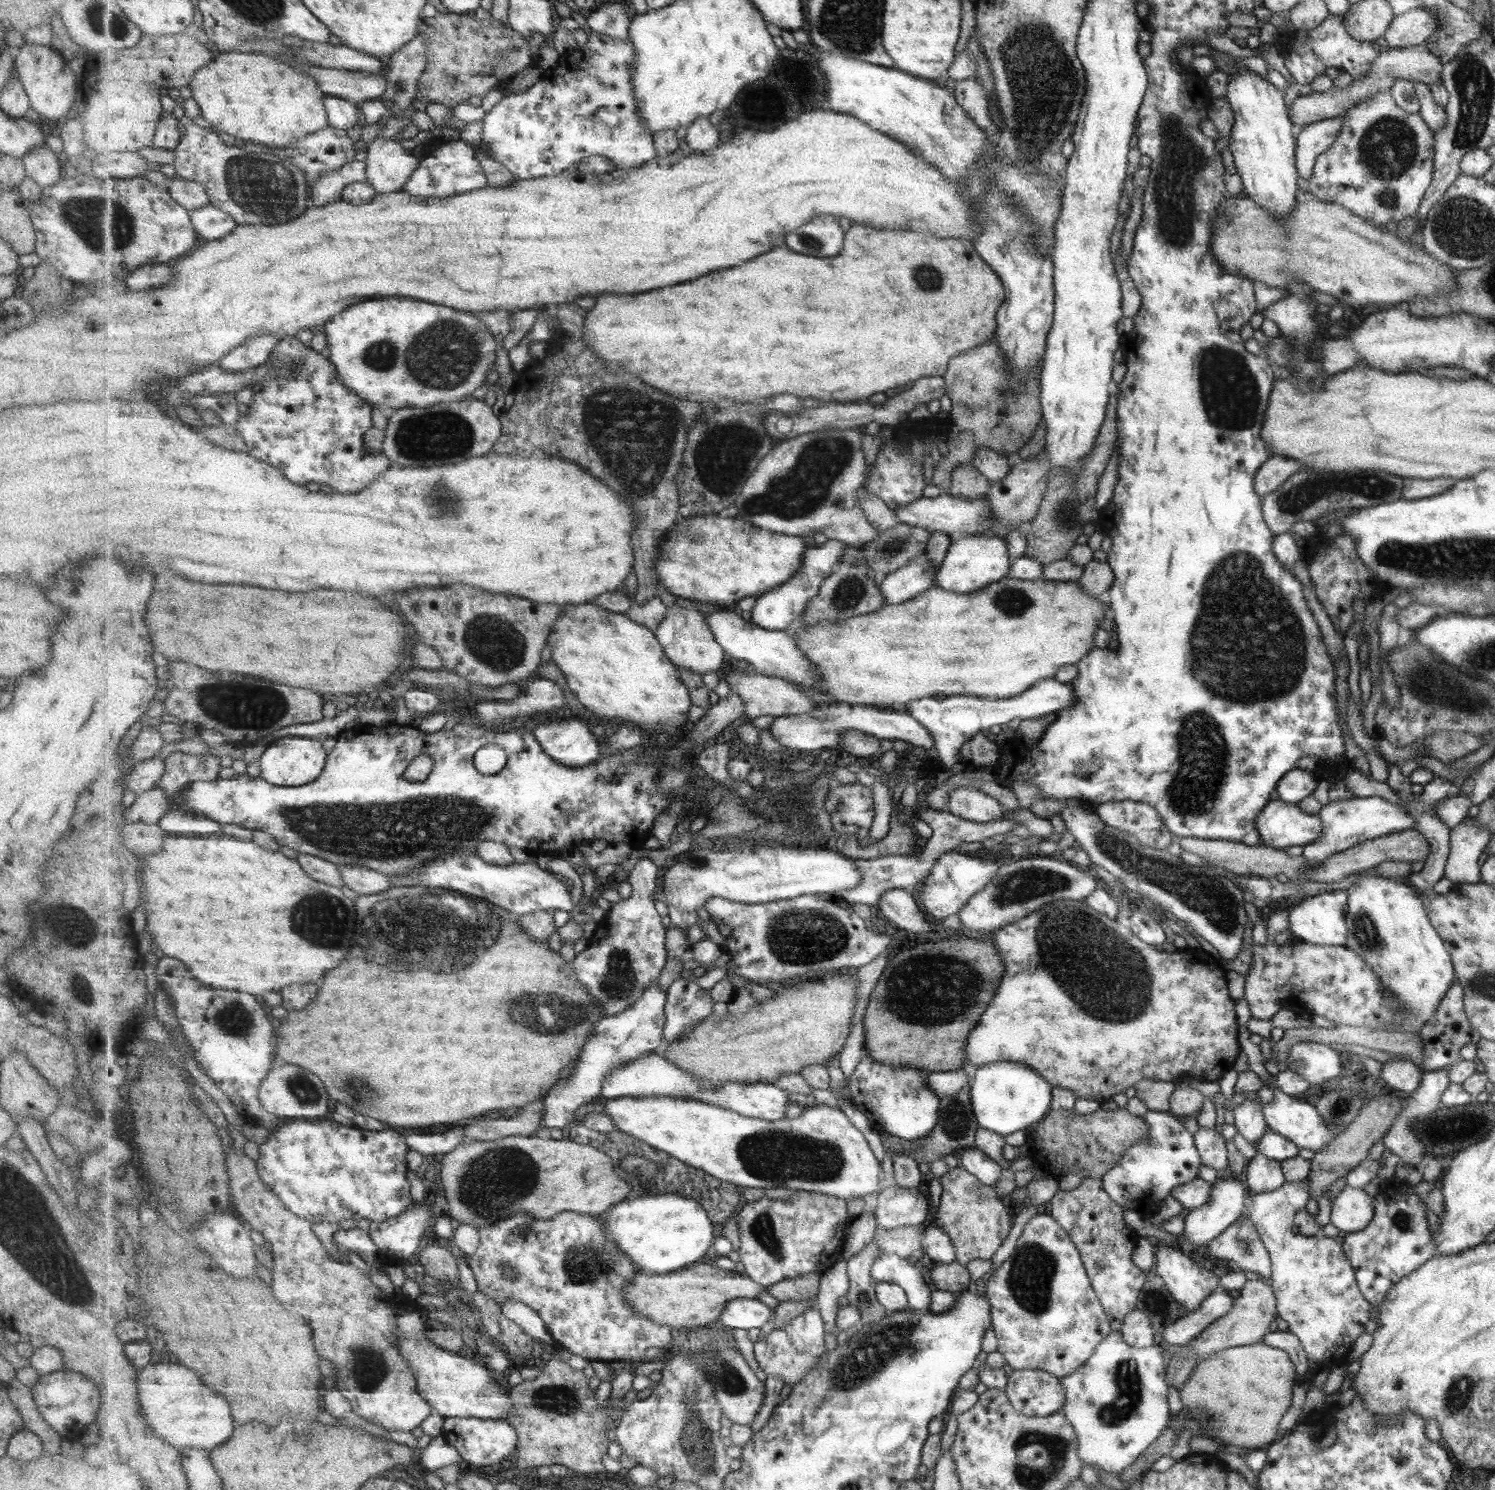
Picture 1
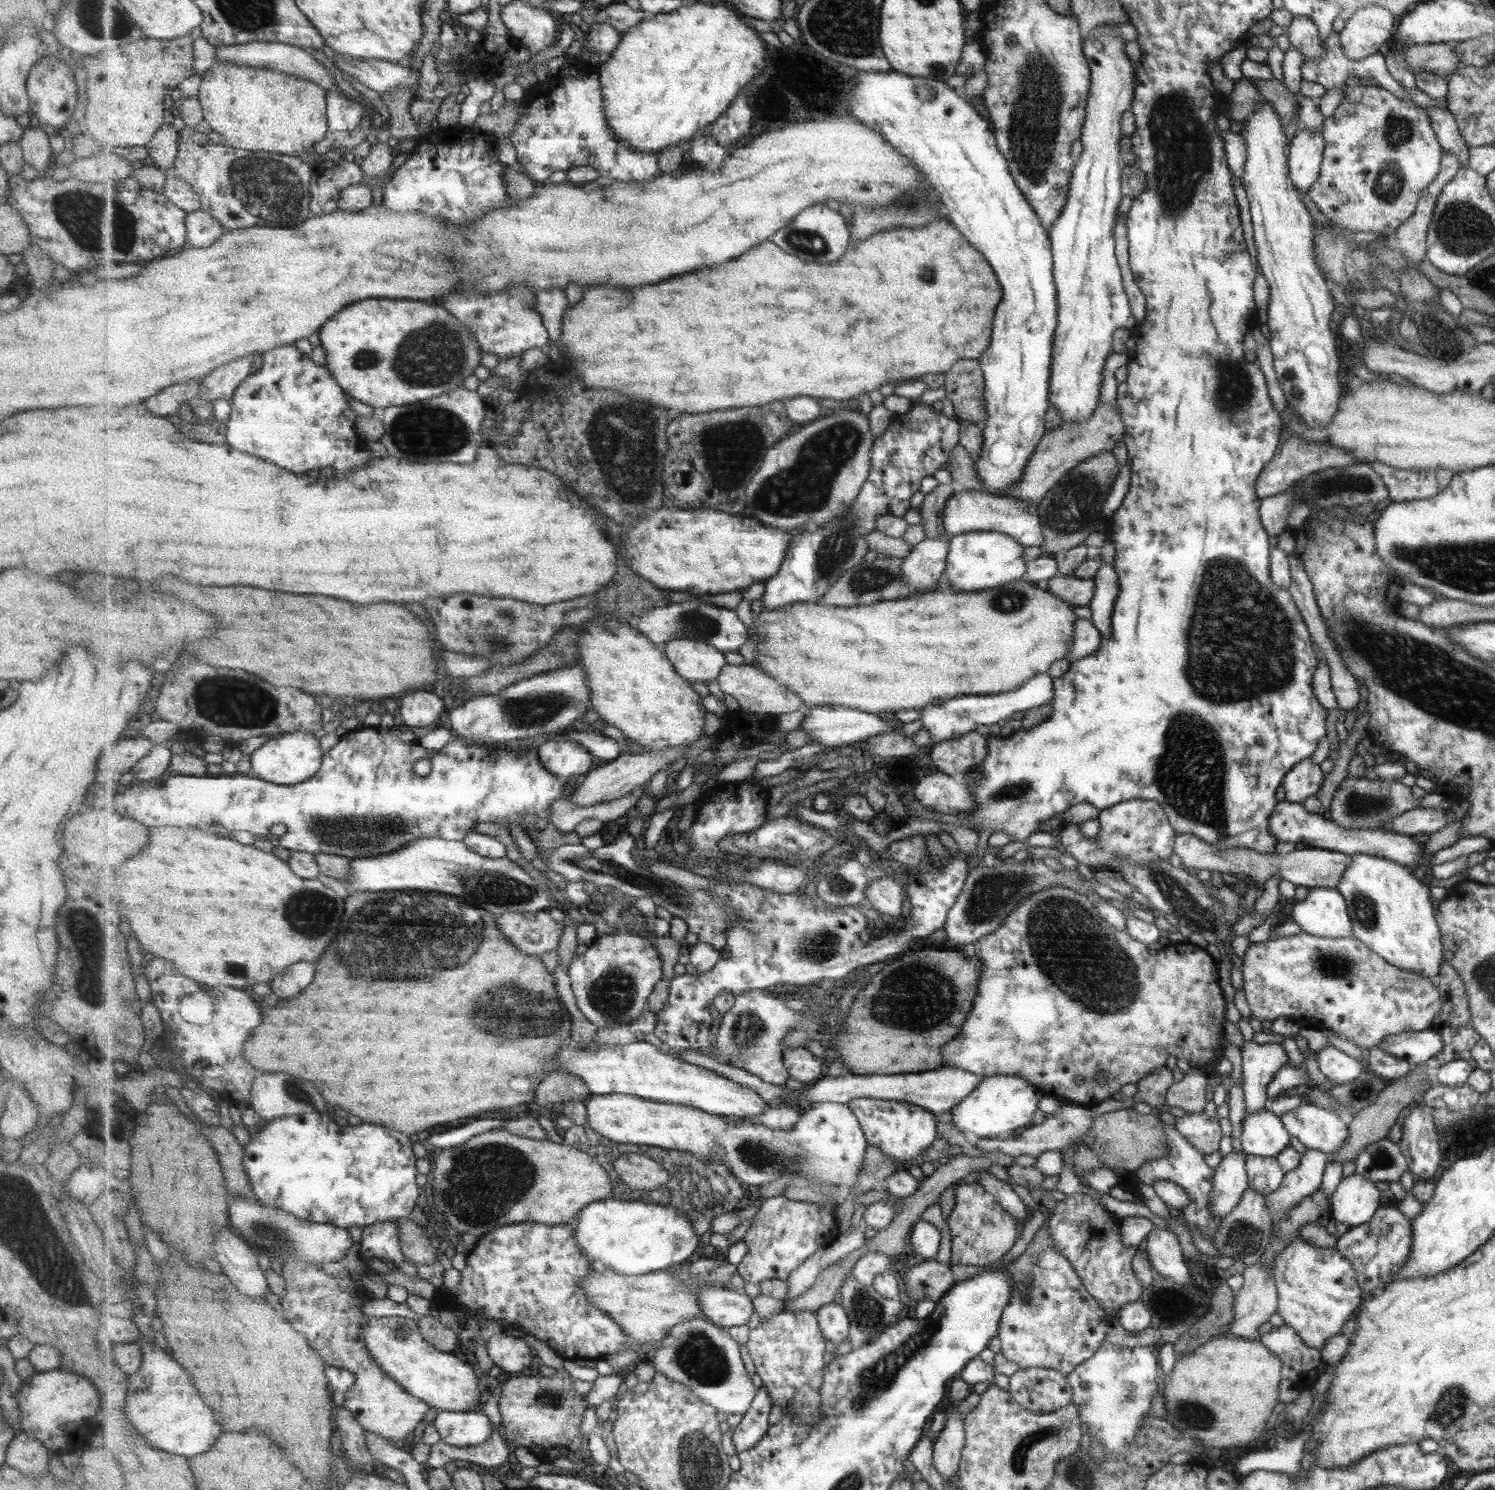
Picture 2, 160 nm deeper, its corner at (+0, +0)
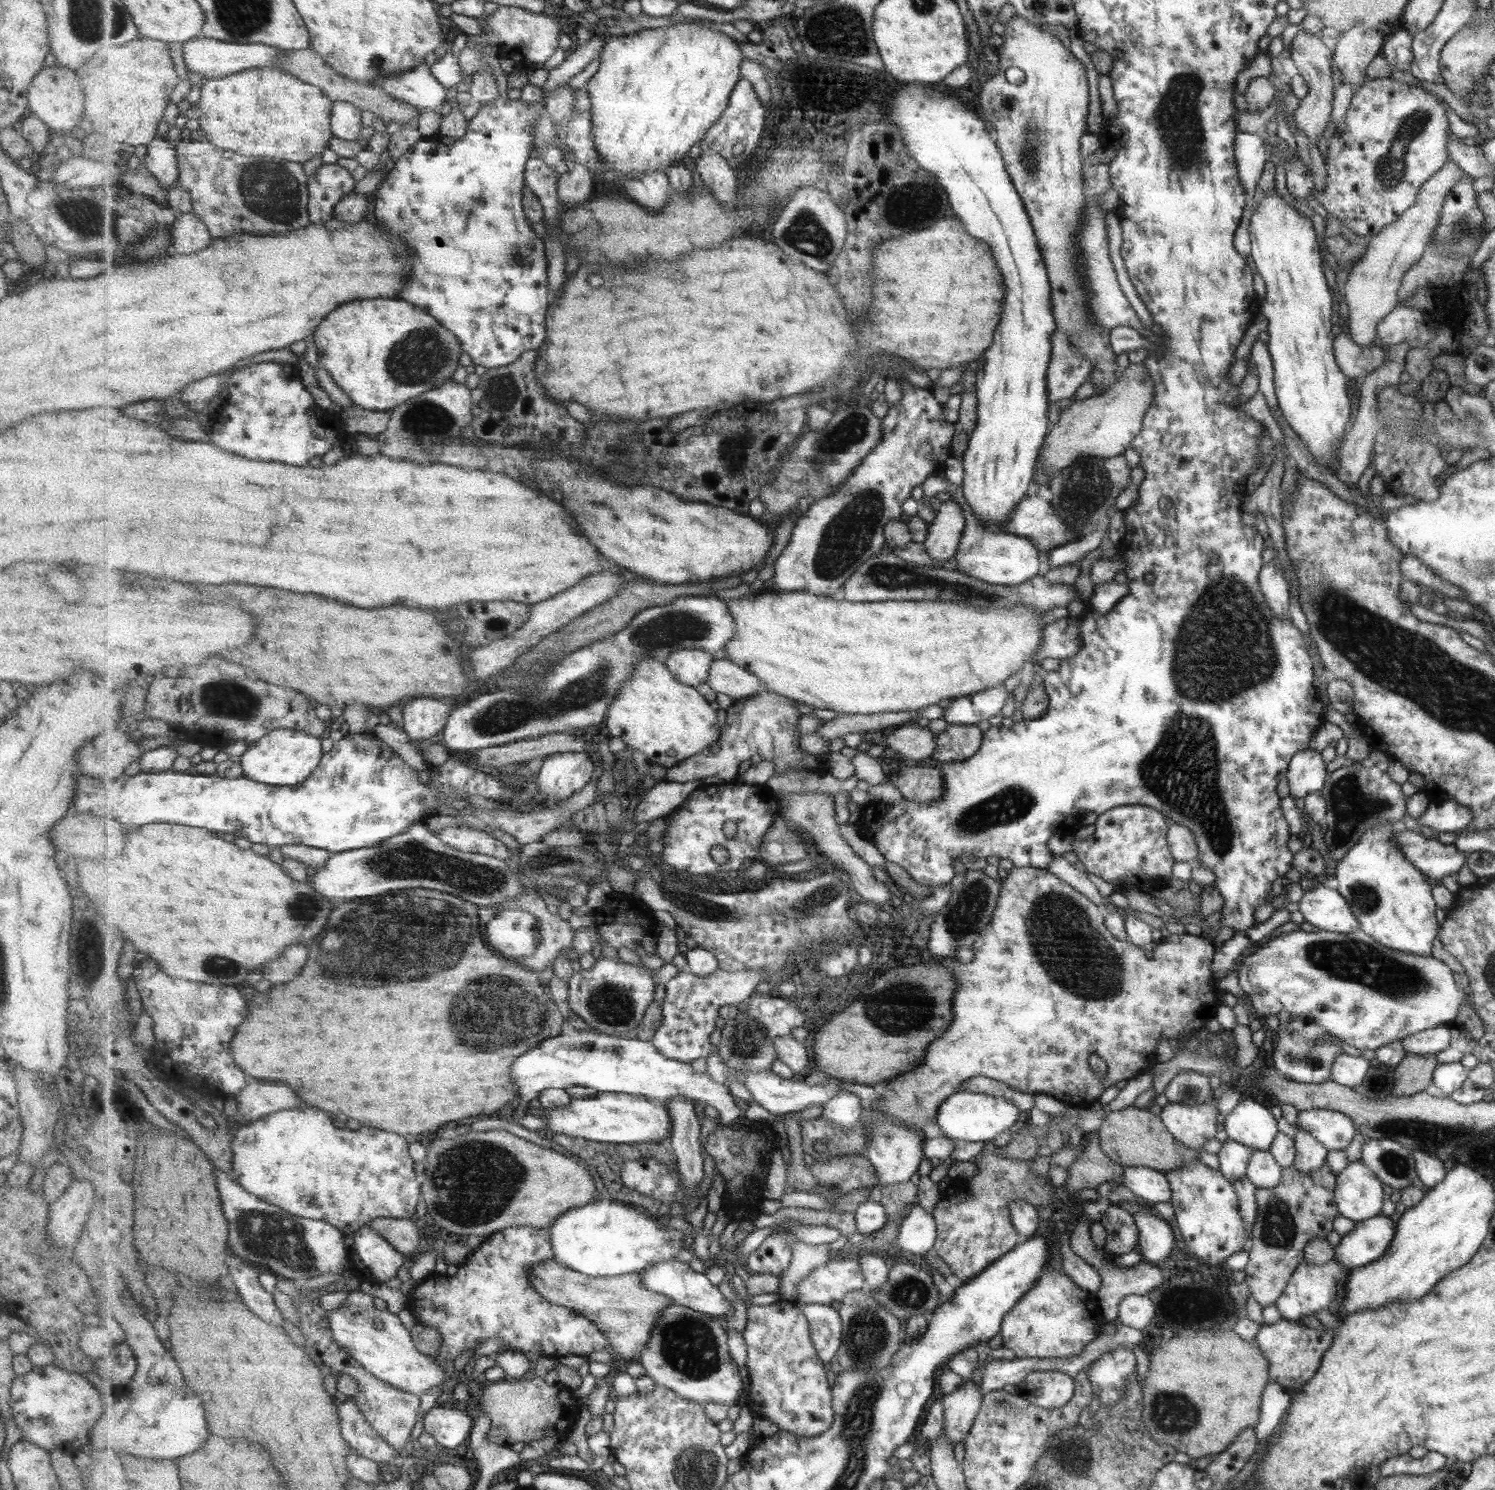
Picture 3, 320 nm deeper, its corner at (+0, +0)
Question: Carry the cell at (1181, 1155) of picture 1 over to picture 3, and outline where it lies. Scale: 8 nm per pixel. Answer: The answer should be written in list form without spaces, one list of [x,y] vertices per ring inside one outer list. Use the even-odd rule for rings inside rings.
[[[1194,1158],[1191,1164],[1164,1174],[1170,1184],[1173,1225],[1195,1258],[1207,1266],[1220,1266],[1231,1254],[1242,1250],[1246,1228],[1238,1209],[1239,1199],[1233,1186],[1218,1170],[1211,1170]]]

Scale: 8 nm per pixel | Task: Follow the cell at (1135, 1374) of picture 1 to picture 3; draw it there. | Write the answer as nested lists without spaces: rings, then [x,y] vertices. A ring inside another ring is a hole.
[[[1116,1346],[1091,1362],[1087,1368],[1090,1385],[1100,1406],[1108,1407],[1122,1400],[1126,1378],[1135,1368],[1135,1358],[1129,1348]]]

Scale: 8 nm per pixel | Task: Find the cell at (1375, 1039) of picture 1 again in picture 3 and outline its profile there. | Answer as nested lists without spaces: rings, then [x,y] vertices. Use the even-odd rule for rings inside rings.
[[[1439,1025],[1422,1032],[1415,1032],[1401,1039],[1403,1052],[1409,1054],[1437,1055],[1449,1045],[1450,1030],[1447,1025]]]

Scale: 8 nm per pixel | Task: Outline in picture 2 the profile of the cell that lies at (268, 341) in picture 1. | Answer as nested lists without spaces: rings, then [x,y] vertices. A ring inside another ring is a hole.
[[[255,353],[220,366],[208,377],[204,377],[198,397],[215,406],[221,400],[231,400],[234,397],[235,389],[253,372],[251,369],[253,358],[262,355]]]

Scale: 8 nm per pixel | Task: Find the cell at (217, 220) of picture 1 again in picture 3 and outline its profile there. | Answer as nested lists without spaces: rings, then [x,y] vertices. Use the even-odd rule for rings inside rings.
[[[191,211],[179,214],[172,232],[172,250],[178,254],[193,254],[205,250],[214,242],[207,224]]]

